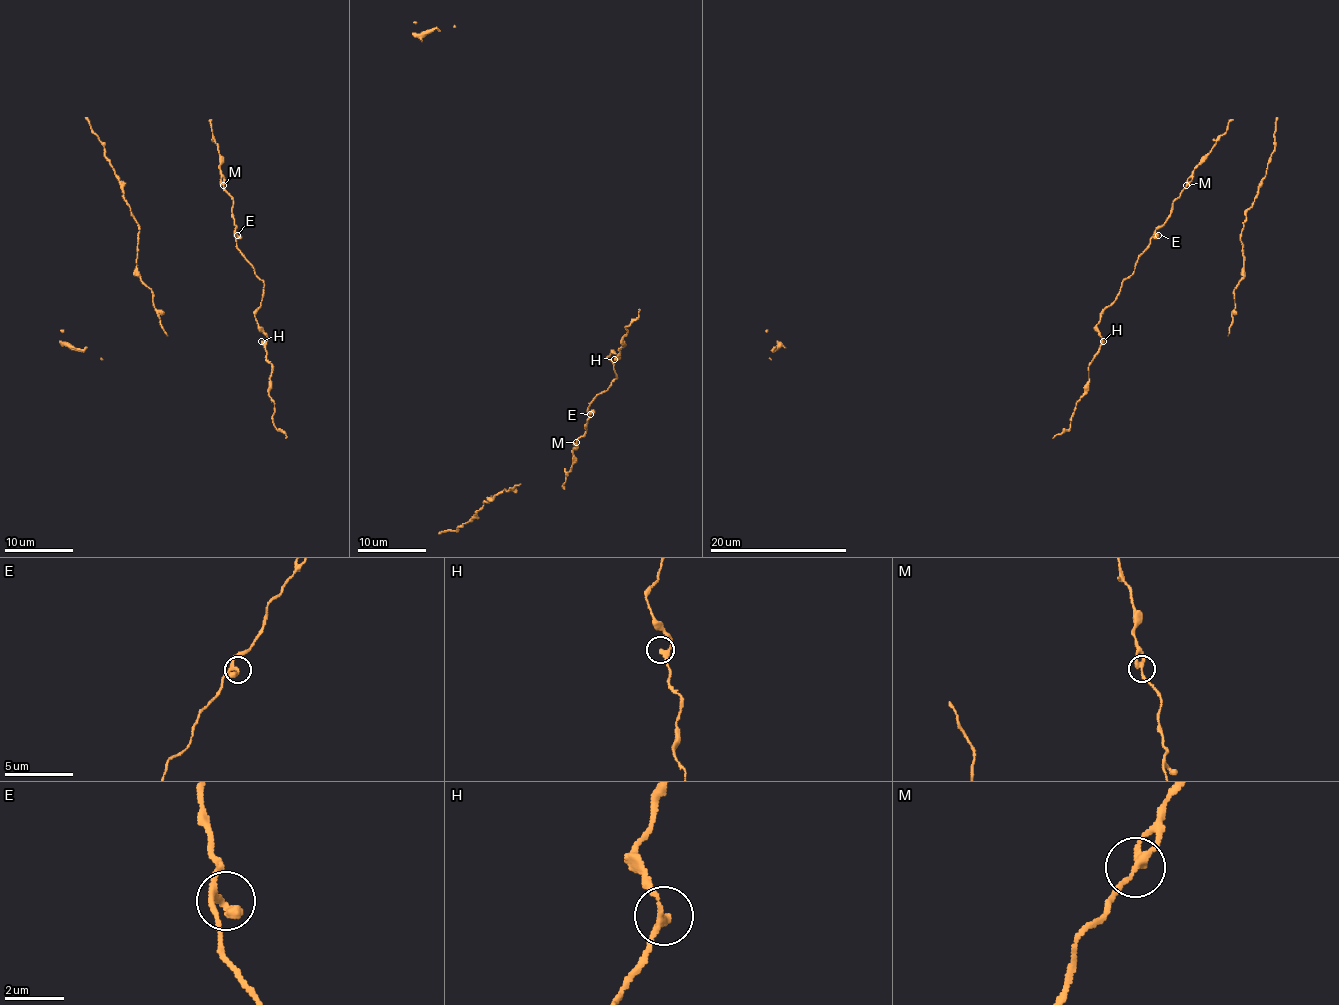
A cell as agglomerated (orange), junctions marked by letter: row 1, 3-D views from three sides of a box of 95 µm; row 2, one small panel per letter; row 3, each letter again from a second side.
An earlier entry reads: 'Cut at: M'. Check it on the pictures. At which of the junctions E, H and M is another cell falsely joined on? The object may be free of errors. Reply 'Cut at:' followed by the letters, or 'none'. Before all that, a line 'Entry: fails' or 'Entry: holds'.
Entry: fails
Cut at: none

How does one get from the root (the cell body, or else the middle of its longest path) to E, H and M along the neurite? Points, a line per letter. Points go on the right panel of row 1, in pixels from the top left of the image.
E: (1101, 317), (1115, 300), (1122, 283), (1132, 274), (1139, 255), (1158, 235)
H: (1101, 317), (1096, 331), (1103, 341)
M: (1101, 317), (1115, 300), (1122, 283), (1132, 274), (1149, 238), (1165, 223), (1171, 204), (1187, 185)

